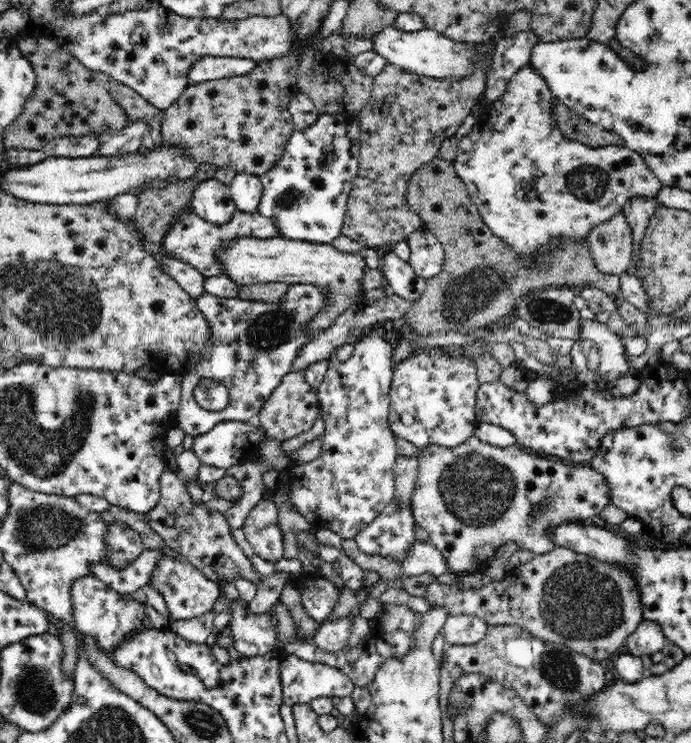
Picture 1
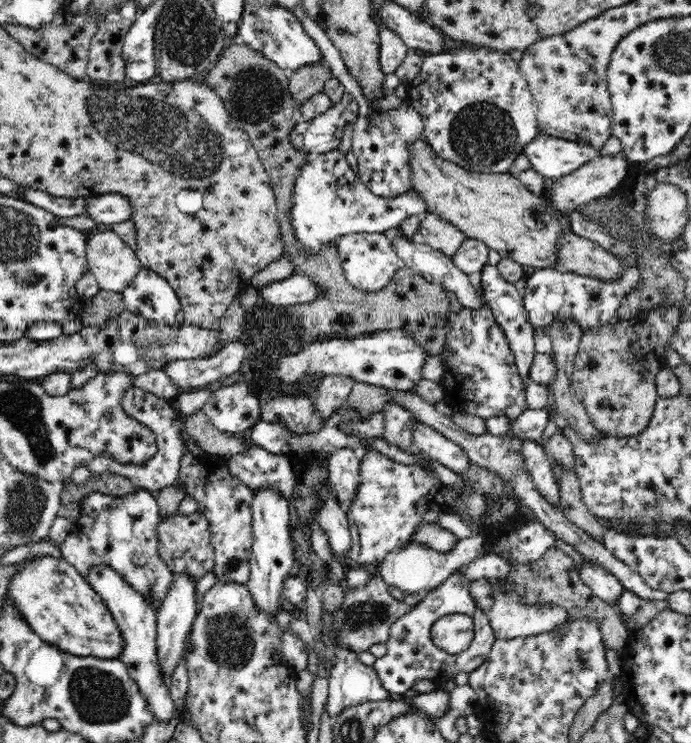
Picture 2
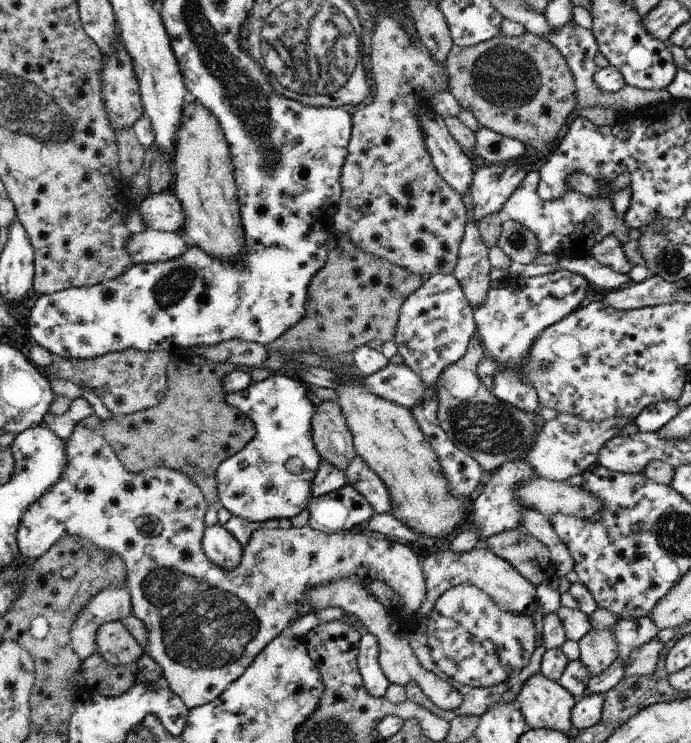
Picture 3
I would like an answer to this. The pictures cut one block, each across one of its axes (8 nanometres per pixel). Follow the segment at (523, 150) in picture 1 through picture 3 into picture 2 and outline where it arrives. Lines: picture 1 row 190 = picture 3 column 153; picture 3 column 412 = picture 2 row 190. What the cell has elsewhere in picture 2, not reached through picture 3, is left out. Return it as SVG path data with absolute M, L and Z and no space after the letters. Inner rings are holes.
M623 155L603 157L598 156L594 160L584 164L578 170L553 180L551 194L546 197L552 203L552 207L557 209L557 213L566 213L570 216L574 209L578 209L594 198L600 198L609 193L613 193L625 181L629 173L630 162Z

